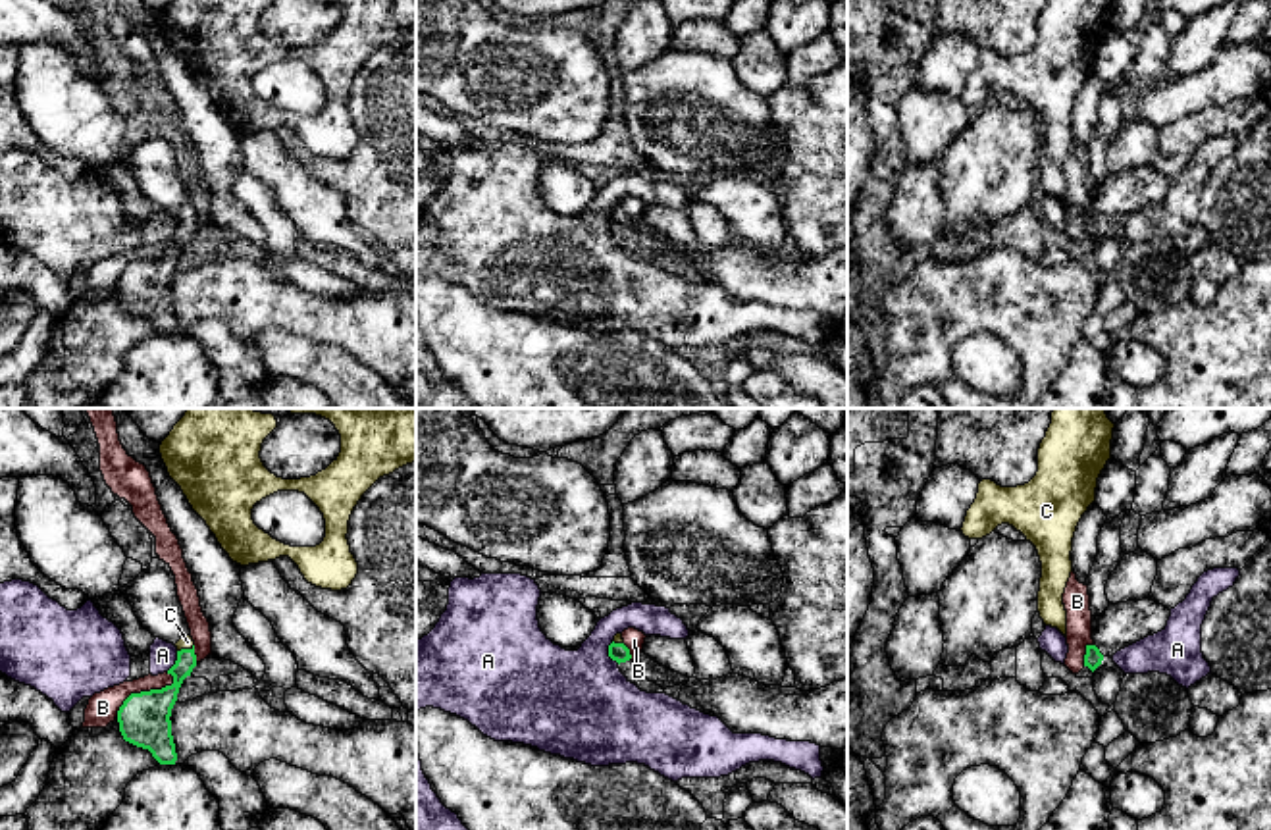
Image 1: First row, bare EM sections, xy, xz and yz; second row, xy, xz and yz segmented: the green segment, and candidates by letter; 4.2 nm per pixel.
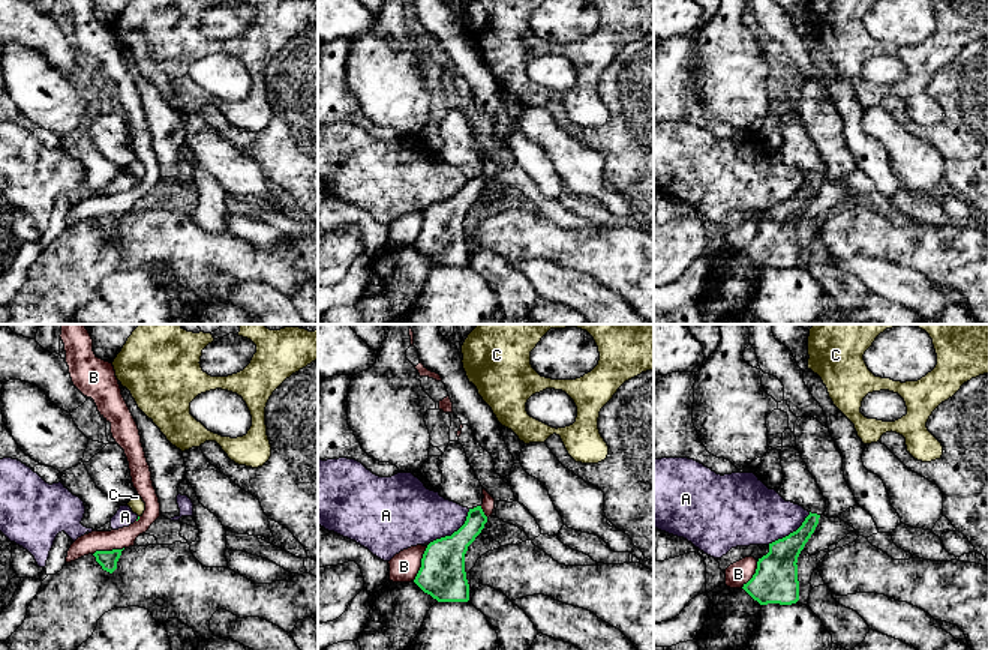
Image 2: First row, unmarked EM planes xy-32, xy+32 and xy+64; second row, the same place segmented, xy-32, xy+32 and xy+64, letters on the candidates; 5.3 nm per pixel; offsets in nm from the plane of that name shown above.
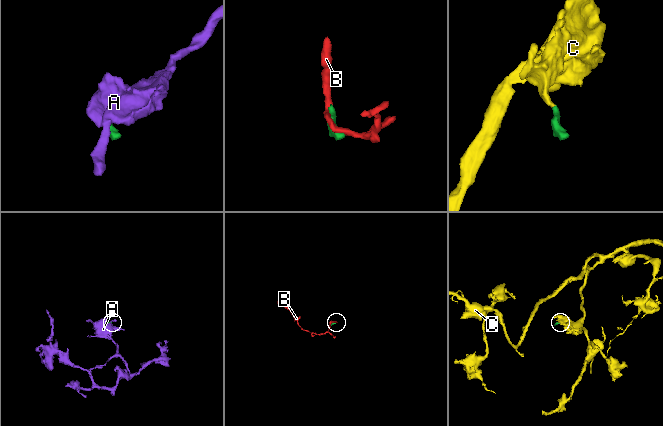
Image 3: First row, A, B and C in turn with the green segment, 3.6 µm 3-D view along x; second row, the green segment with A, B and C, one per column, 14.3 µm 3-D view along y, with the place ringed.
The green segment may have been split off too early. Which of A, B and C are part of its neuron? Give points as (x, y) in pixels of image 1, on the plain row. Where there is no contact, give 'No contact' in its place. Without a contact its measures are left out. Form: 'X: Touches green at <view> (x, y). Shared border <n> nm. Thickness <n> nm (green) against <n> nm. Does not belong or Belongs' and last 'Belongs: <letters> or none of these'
A: Touches green at xz (609, 222). Shared border 100 nm. Thickness 80 nm (green) against 440 nm. Does not belong
B: Touches green at xy (143, 260). Shared border 300 nm. Thickness 220 nm (green) against 130 nm. Does not belong
C: Touches green at xy (185, 218). Shared border 80 nm. Thickness 110 nm (green) against 60 nm. Belongs
Belongs: C

